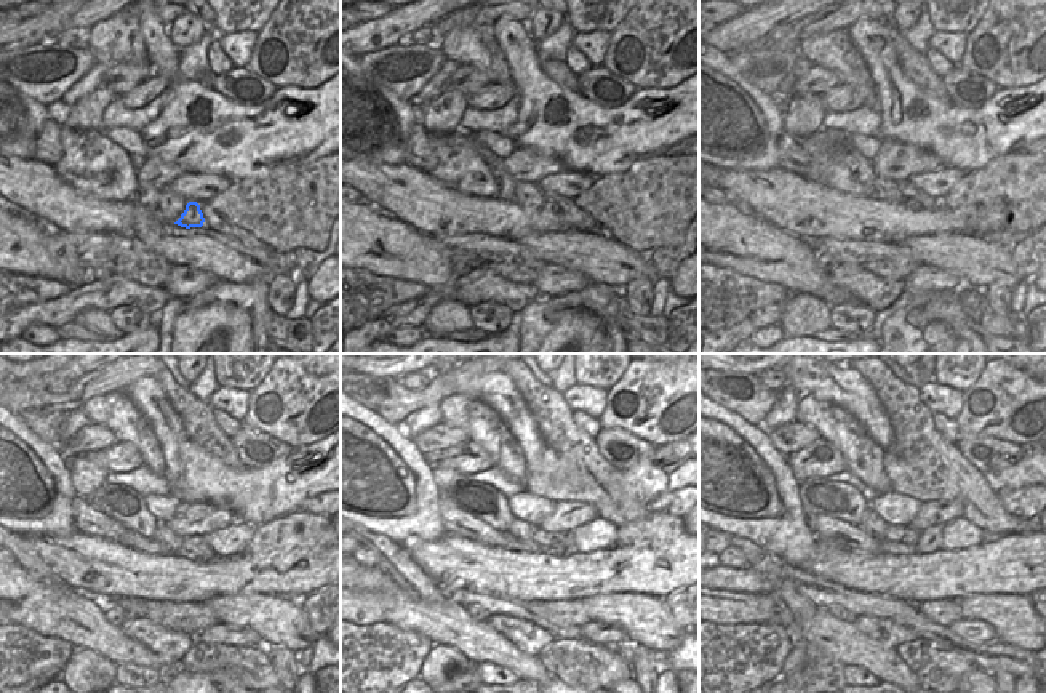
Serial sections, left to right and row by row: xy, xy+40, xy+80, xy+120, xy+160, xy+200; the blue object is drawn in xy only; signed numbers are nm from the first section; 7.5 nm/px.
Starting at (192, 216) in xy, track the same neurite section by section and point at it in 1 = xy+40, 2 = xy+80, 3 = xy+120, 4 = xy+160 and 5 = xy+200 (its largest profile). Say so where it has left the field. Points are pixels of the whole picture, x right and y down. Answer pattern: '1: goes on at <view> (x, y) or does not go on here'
1: goes on at xy+40 (552, 200)
2: goes on at xy+80 (912, 196)
3: goes on at xy+120 (202, 552)
4: goes on at xy+160 (566, 548)
5: goes on at xy+200 (931, 538)

